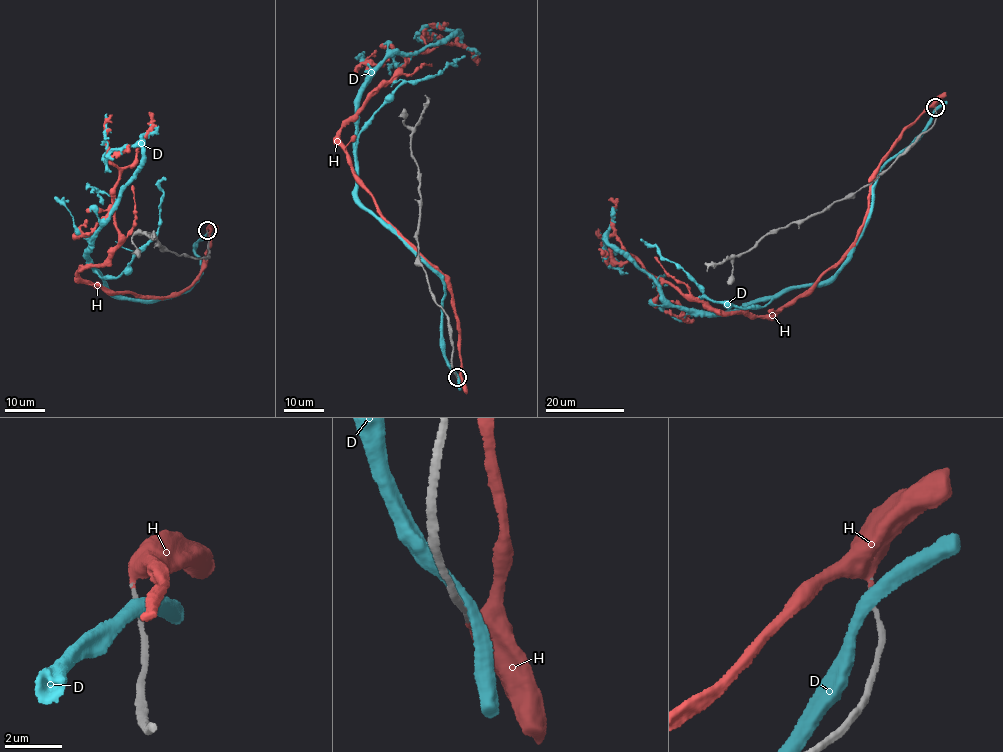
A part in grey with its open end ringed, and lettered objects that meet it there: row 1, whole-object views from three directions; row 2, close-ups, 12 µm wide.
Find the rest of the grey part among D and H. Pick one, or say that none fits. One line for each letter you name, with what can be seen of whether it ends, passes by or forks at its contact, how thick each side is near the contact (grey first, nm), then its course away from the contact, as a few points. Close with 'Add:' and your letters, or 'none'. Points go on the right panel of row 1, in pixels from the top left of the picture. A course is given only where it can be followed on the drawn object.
H: it ends | 140/460 nm | via (934, 108), (882, 161), (841, 259), (770, 315), (726, 312), (662, 283), (621, 247), (609, 199)
Add: H

